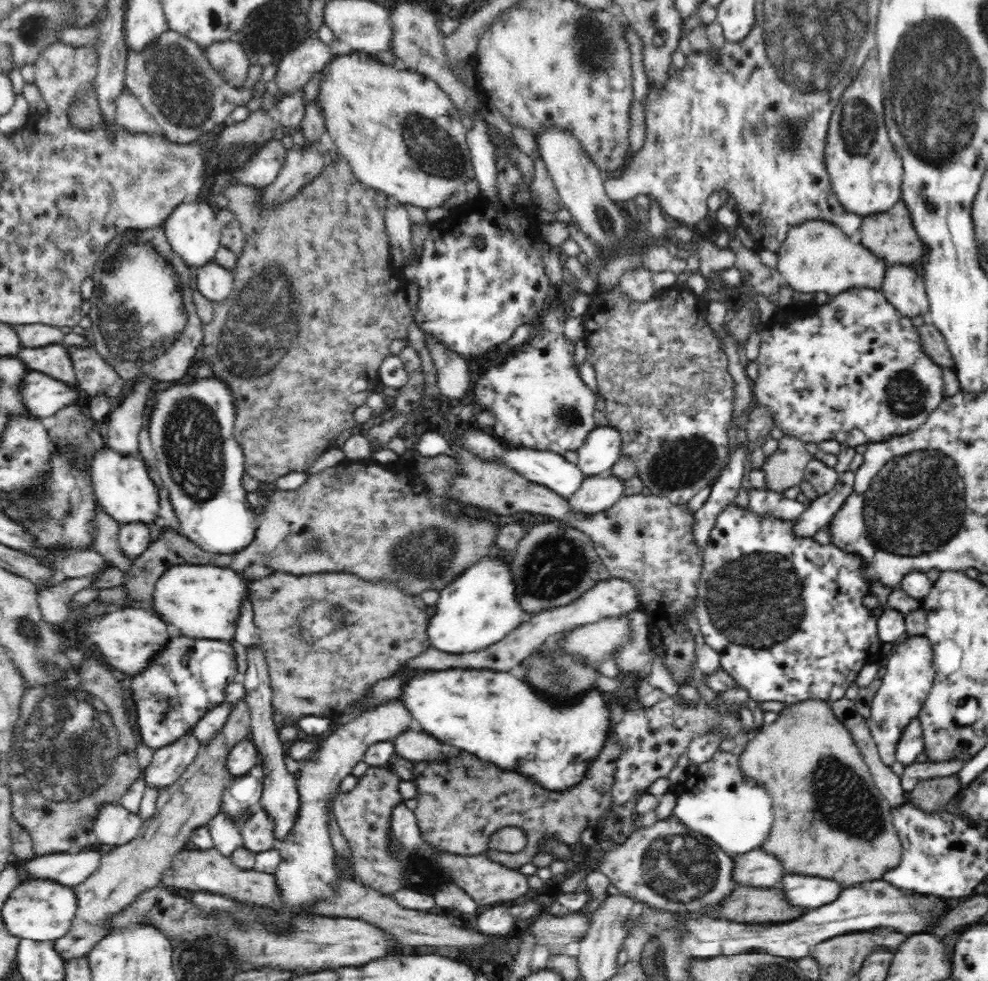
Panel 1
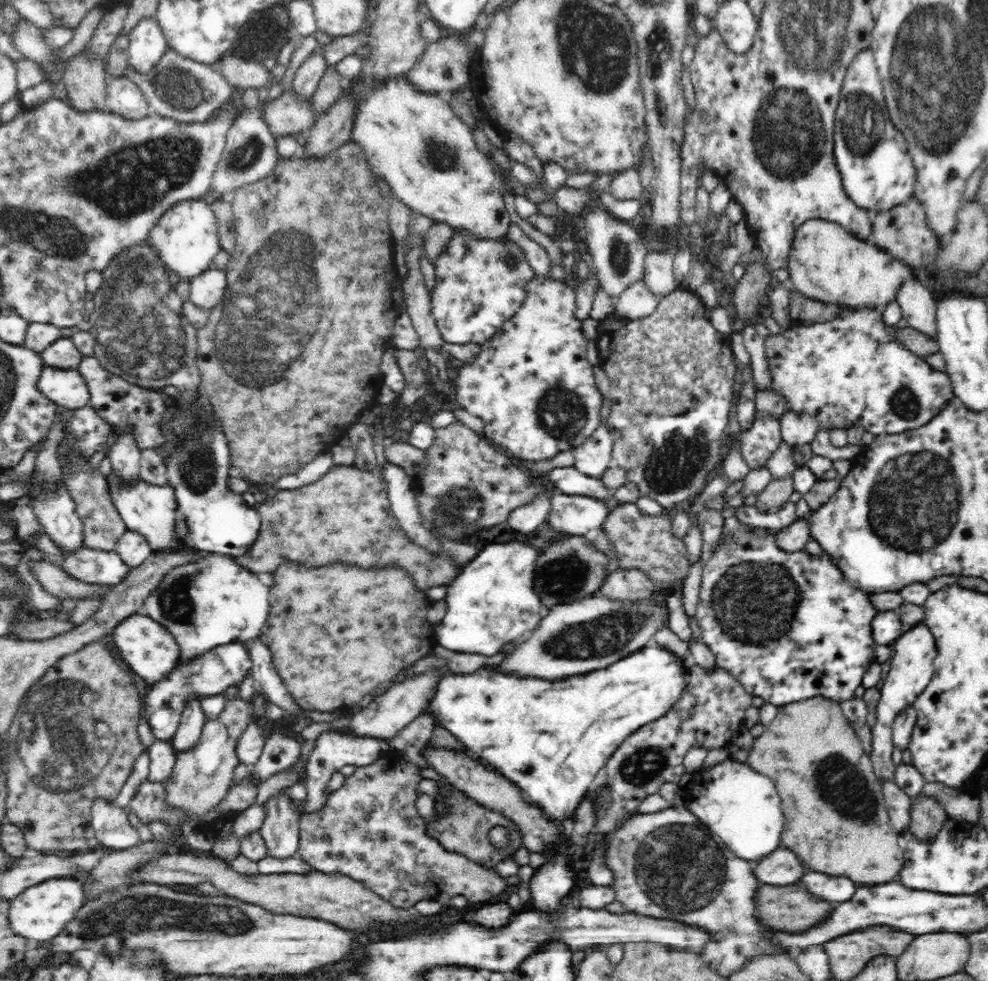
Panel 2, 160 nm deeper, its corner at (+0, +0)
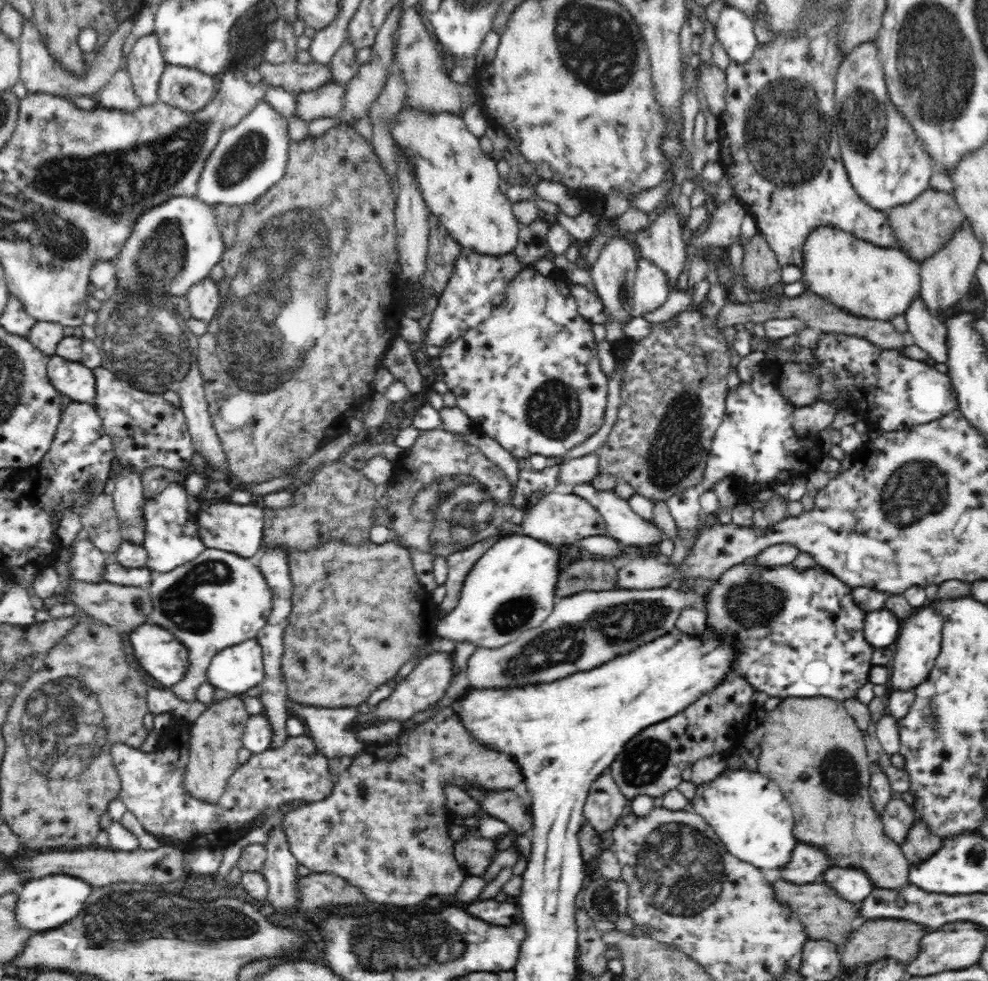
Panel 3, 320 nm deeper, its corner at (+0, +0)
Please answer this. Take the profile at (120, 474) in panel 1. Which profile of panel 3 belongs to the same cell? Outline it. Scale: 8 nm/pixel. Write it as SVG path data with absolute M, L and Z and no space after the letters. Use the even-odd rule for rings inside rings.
M170 483L152 500L144 502L144 533L143 547L146 549L147 566L154 573L164 573L190 562L204 552L205 545L197 534L196 515L184 487L178 483Z

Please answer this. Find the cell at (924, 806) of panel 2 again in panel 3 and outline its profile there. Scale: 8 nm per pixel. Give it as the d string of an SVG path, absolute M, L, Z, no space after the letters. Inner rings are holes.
M923 819L915 820L913 827L908 831L906 840L900 845L902 854L909 860L910 867L919 862L928 860L943 842L936 833L924 826Z

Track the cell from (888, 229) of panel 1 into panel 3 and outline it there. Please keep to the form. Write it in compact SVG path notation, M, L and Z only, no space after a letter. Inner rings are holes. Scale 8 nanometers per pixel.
M932 188L925 190L916 200L892 207L886 213L888 224L891 225L892 233L896 234L901 250L920 262L942 250L966 221L956 199L951 194Z

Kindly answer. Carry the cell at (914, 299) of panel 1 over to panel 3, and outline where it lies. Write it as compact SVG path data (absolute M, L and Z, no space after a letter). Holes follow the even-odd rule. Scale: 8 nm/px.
M916 297L905 312L909 332L914 337L914 346L920 347L937 363L947 361L947 328Z

